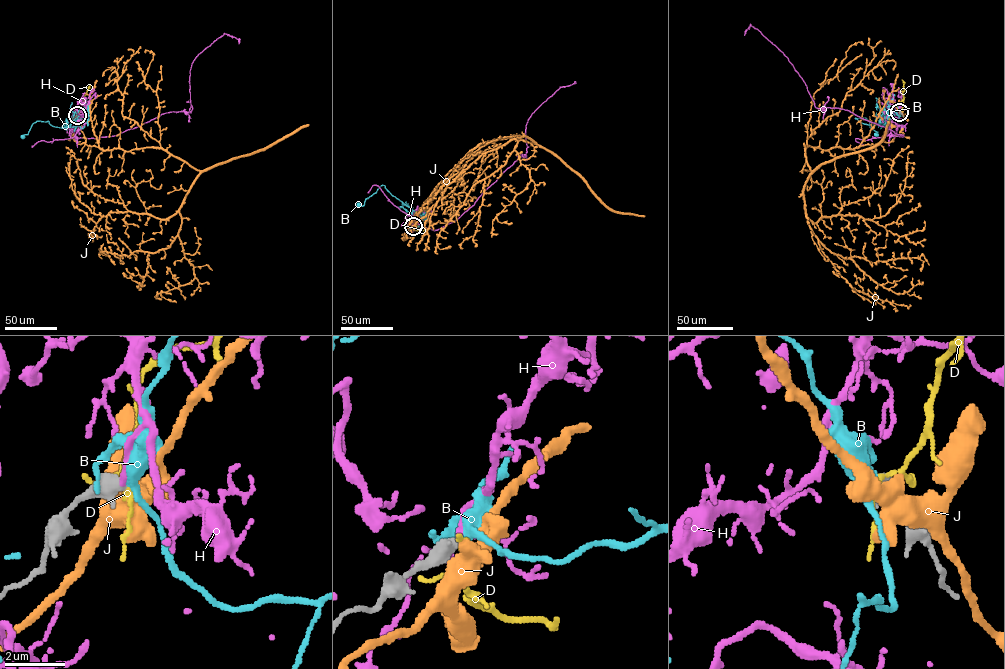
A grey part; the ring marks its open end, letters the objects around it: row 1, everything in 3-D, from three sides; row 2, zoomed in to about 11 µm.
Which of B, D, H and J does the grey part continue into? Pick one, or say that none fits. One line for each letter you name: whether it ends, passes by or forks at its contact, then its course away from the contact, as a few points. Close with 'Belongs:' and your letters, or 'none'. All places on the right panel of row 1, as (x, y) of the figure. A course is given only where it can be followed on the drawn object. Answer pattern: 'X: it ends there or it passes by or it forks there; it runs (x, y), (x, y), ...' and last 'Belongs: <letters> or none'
H: it ends there; it runs (899, 112), (890, 126), (902, 136), (847, 110), (817, 108), (788, 58), (750, 24), (744, 35)
Belongs: H

